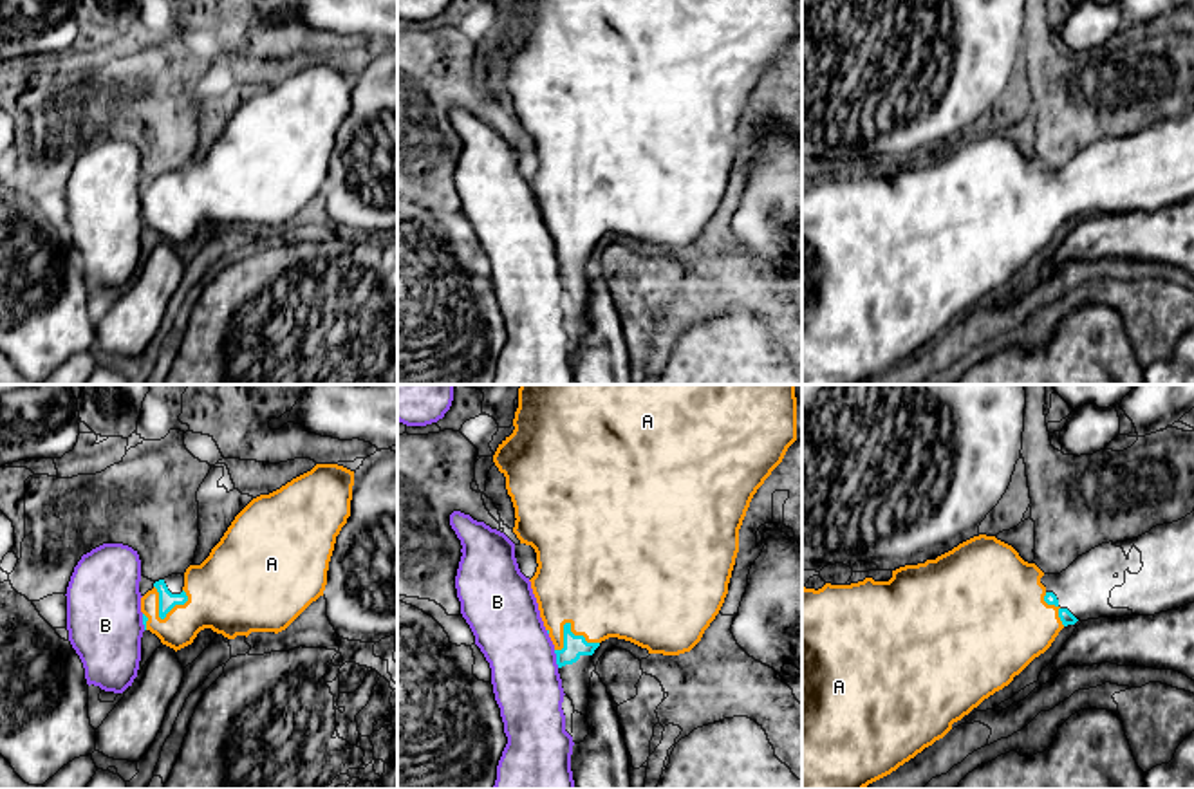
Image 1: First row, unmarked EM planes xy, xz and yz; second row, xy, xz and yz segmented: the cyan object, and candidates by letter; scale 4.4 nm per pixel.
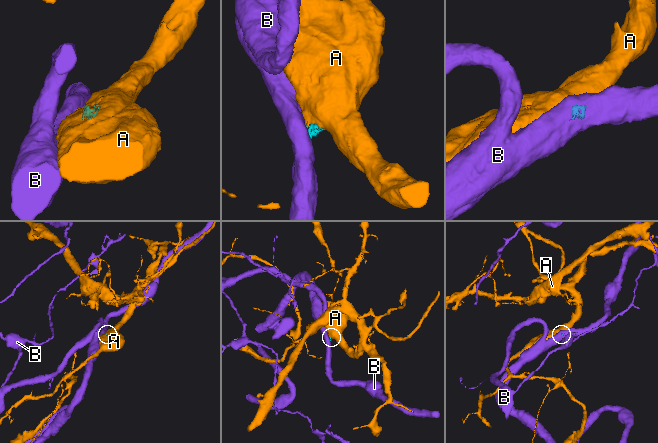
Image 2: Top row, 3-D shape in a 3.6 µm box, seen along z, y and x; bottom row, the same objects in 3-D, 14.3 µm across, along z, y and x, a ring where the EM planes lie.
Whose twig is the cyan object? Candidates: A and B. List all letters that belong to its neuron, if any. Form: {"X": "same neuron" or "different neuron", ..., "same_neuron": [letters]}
{"A": "same neuron", "B": "different neuron", "same_neuron": ["A"]}

